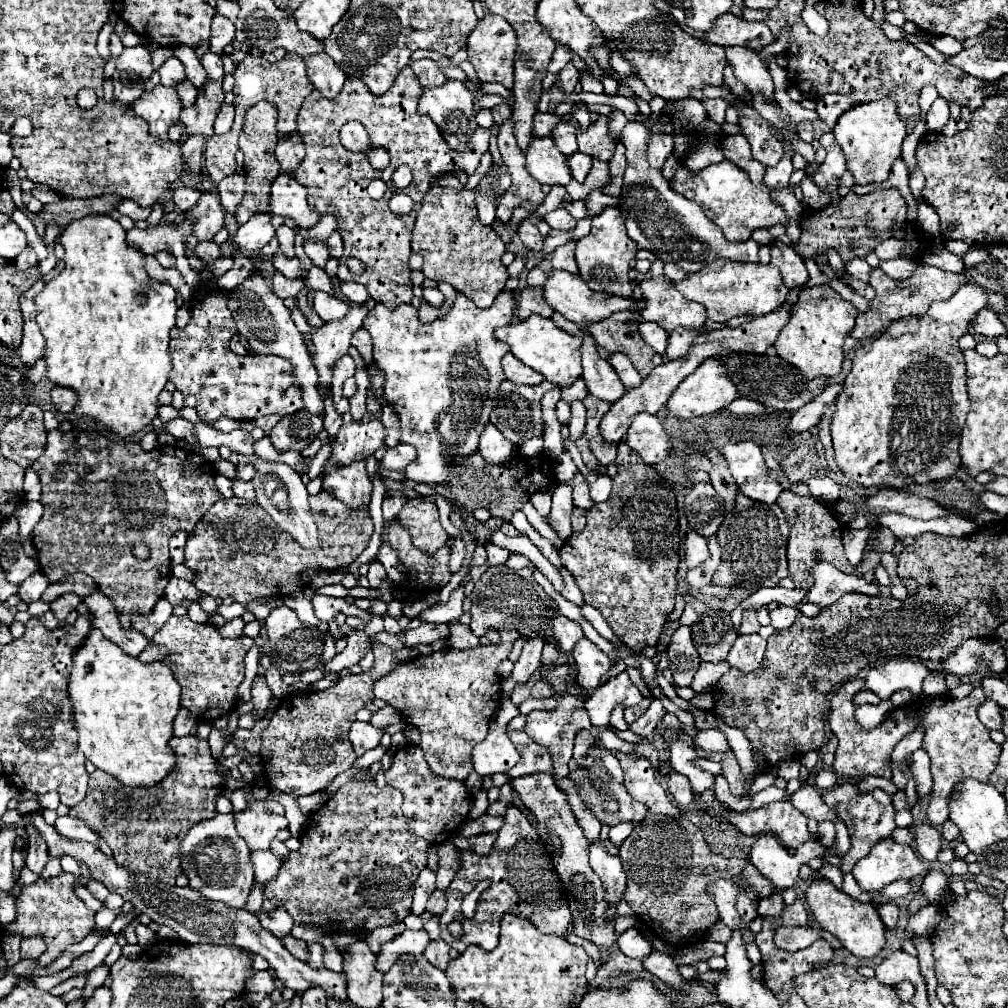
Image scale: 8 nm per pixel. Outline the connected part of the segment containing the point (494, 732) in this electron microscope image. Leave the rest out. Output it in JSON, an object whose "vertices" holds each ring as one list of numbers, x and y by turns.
{"vertices":[[509,698,501,700,501,704,497,706,491,718,491,728,487,738,473,748,473,766,477,774,485,776,485,774,507,772,521,760,513,742,505,734,507,722,517,714,519,714,519,708]]}

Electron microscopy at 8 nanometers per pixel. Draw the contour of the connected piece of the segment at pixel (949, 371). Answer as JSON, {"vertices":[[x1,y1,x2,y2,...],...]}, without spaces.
{"vertices":[[965,284,961,286,949,300,941,300,941,302,933,302,933,306,927,310,925,316,921,318,903,318,895,324,891,324,879,338,863,344,853,358,853,366,851,372,847,374,845,382,843,382,843,390,837,396,837,404,835,404,835,414,833,414,833,422,831,422,831,436,833,436,833,450,835,450,835,462,837,466,849,476,849,480,861,484,861,486,889,486,893,490,903,490,907,486,915,486,915,484,929,484,929,482,941,482,941,480,949,480,955,476,955,472,961,466,959,460,959,434,965,426,965,416,969,412,969,398,967,398,967,374,965,374,965,362,963,362,963,352,959,348,959,338,967,332,971,320,985,308,989,308,987,302,989,294,985,286,979,284]]}

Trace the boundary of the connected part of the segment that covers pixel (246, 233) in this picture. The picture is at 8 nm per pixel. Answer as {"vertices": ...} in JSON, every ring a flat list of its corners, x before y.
{"vertices":[[255,214,249,222,241,224,237,234,219,246,221,258,233,258,239,250,243,254,257,254,275,236,275,228,269,220,269,214]]}

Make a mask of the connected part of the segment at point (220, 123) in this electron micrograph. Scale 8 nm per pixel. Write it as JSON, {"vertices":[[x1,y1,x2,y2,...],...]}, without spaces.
{"vertices":[[225,94,225,102,215,118,215,134,225,134,233,124,233,94]]}

